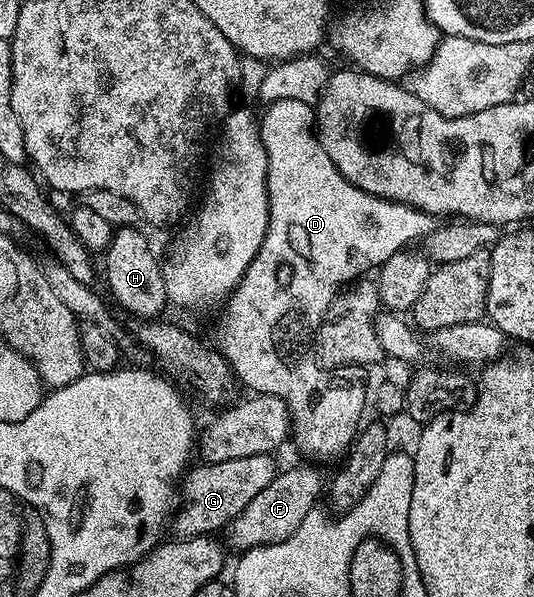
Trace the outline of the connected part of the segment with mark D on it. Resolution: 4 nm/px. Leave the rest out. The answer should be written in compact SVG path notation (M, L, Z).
M278 99L271 102L267 106L268 109L263 114L259 114L260 135L262 137L262 147L266 149L266 159L268 160L268 226L266 227L266 235L262 239L262 247L258 247L258 255L254 255L254 259L250 263L250 267L246 267L246 271L242 275L242 279L236 285L236 290L228 296L222 308L219 310L220 322L216 325L216 341L214 340L215 348L219 349L220 354L225 357L230 363L233 373L236 375L237 382L241 386L244 385L250 389L253 394L269 393L272 396L281 397L285 401L291 417L291 440L296 440L296 445L305 453L305 458L315 459L317 462L324 461L327 457L343 458L347 454L348 448L351 447L356 439L358 426L361 424L360 416L364 413L364 404L368 405L370 401L370 393L367 389L332 389L332 381L329 370L318 365L316 358L316 334L321 328L321 322L325 318L325 313L330 307L336 295L345 287L352 285L357 279L368 275L372 269L384 265L386 259L390 259L390 255L405 250L410 241L423 239L429 233L433 232L438 226L437 218L431 213L424 213L420 209L415 209L409 205L403 205L397 201L390 199L382 199L370 195L366 191L362 191L358 187L354 187L354 183L350 183L338 171L338 167L334 167L334 163L330 159L330 155L326 155L326 151L322 147L320 138L316 135L316 110L311 104L302 99Z

